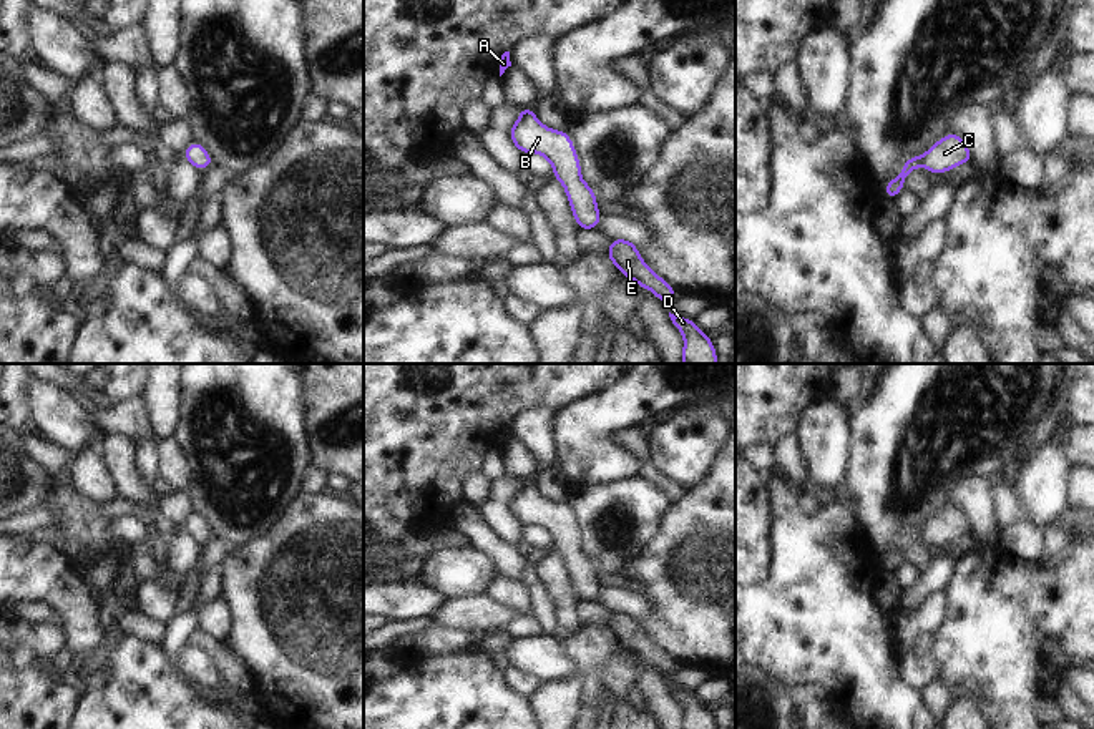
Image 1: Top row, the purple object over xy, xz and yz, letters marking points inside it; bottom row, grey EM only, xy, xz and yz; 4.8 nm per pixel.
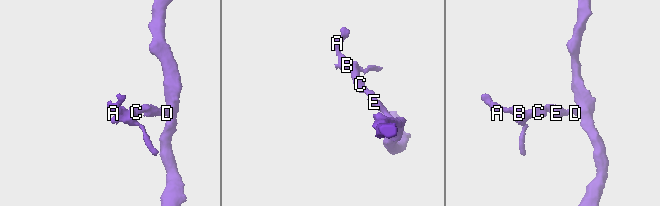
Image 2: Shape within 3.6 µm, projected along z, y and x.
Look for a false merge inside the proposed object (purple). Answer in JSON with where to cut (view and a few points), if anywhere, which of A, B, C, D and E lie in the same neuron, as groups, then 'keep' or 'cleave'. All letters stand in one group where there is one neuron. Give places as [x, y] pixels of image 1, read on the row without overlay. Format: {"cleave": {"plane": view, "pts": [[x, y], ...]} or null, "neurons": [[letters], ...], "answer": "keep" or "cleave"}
{"cleave": null, "neurons": [["A", "B", "C", "D", "E"]], "answer": "keep"}

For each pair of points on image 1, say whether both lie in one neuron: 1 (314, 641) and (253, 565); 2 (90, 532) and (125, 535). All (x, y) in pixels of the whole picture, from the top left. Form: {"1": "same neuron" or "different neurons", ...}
{"1": "same neuron", "2": "different neurons"}

